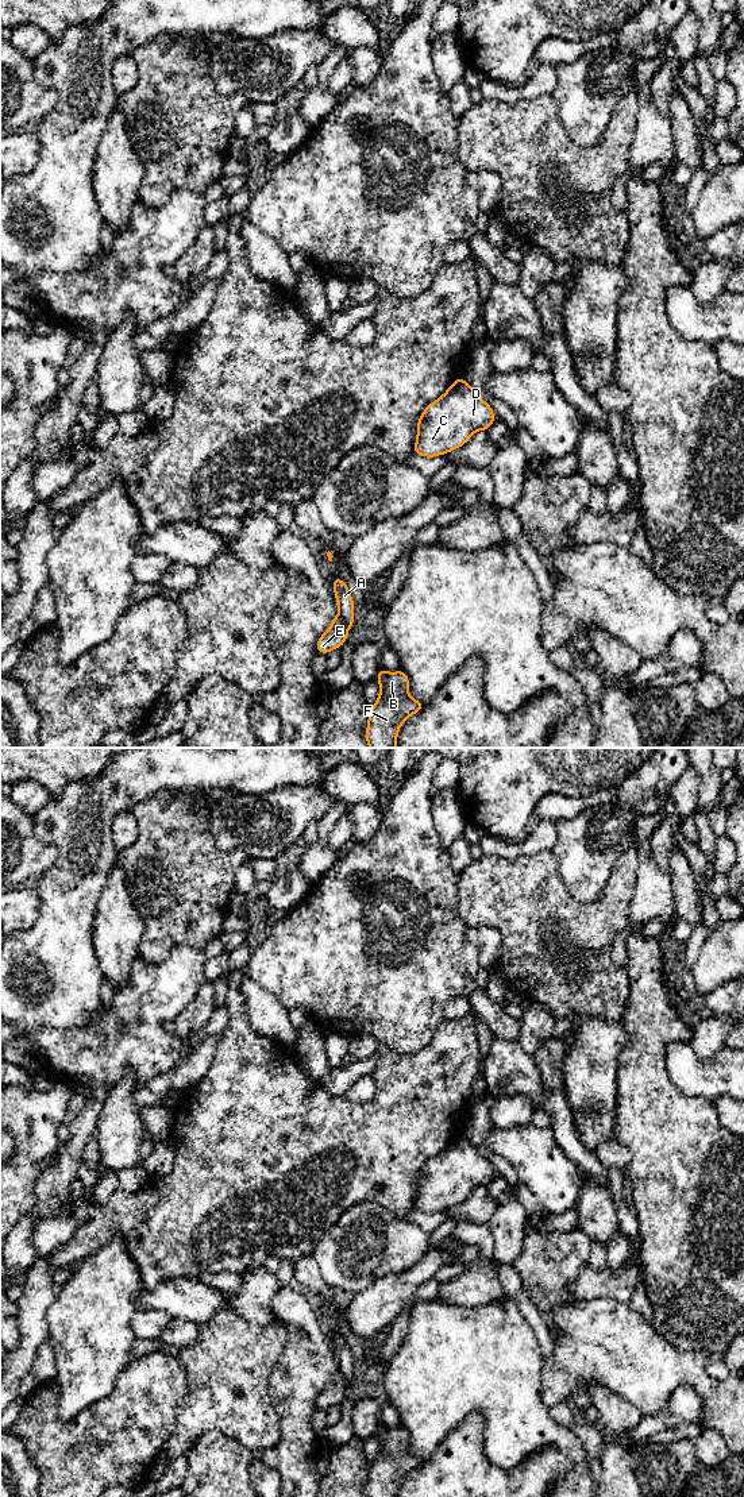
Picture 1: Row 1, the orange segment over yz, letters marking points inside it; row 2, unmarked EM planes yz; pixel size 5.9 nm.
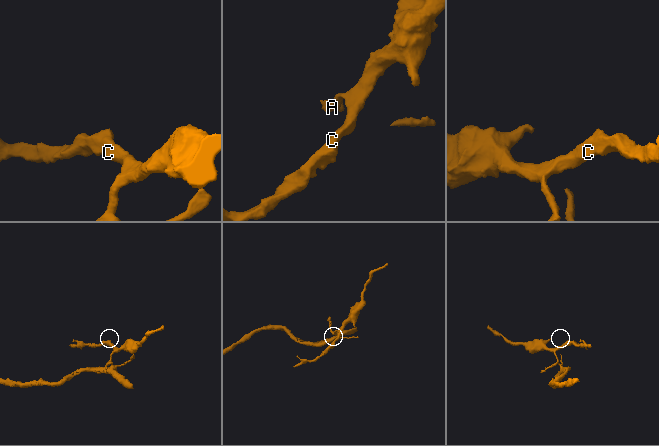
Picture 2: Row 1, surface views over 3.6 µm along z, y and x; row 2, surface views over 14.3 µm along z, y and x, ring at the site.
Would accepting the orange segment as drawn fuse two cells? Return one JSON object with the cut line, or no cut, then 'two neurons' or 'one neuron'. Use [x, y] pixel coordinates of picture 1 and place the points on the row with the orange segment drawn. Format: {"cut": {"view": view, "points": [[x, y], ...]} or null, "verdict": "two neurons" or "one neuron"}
{"cut": {"view": "yz", "points": [[338, 614], [346, 627]]}, "verdict": "two neurons"}

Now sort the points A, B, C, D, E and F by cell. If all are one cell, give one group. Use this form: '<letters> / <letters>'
A C D / B E F

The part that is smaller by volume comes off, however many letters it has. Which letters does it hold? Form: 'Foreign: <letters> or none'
Foreign: A, C, D

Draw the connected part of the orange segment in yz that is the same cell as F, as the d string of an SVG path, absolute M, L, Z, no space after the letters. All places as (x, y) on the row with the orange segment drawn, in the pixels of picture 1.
M381 667L375 679L379 695L370 707L365 738L369 748L397 748L401 725L425 705L409 695L409 678L402 670L388 672Z

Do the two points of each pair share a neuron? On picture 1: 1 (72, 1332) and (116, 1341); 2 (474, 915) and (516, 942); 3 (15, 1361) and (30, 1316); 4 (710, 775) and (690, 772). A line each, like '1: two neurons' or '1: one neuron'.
1: one neuron
2: one neuron
3: one neuron
4: two neurons

